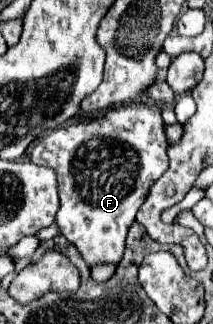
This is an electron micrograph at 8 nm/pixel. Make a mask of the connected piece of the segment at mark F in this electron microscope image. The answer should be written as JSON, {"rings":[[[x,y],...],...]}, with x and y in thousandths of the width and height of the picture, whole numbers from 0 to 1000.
{"rings":[[[620,312],[535,330],[413,380],[357,380],[291,398],[254,398],[160,448],[141,497],[263,528],[282,645],[263,651],[254,688],[272,694],[282,719],[319,738],[319,750],[366,769],[413,824],[563,812],[582,781],[582,744],[601,707],[638,676],[648,645],[667,639],[704,577],[789,522],[779,454],[789,435],[770,417],[751,330],[732,318],[685,318],[685,312]]]}

